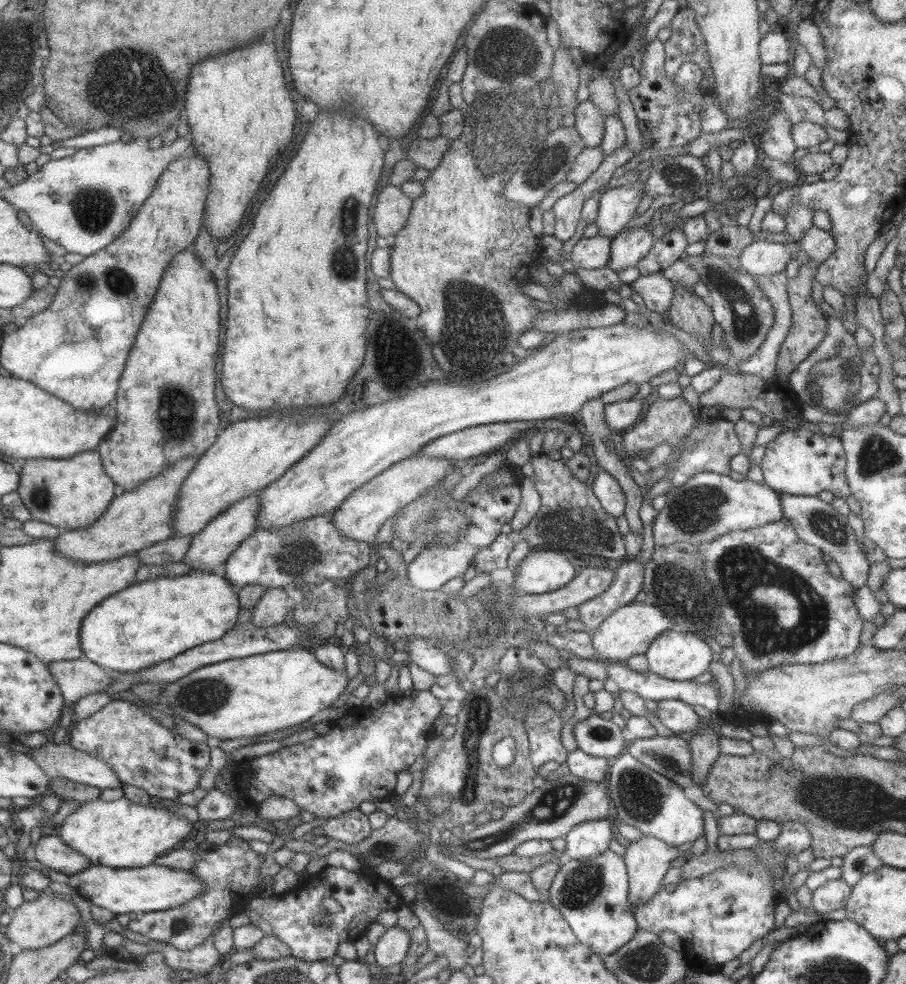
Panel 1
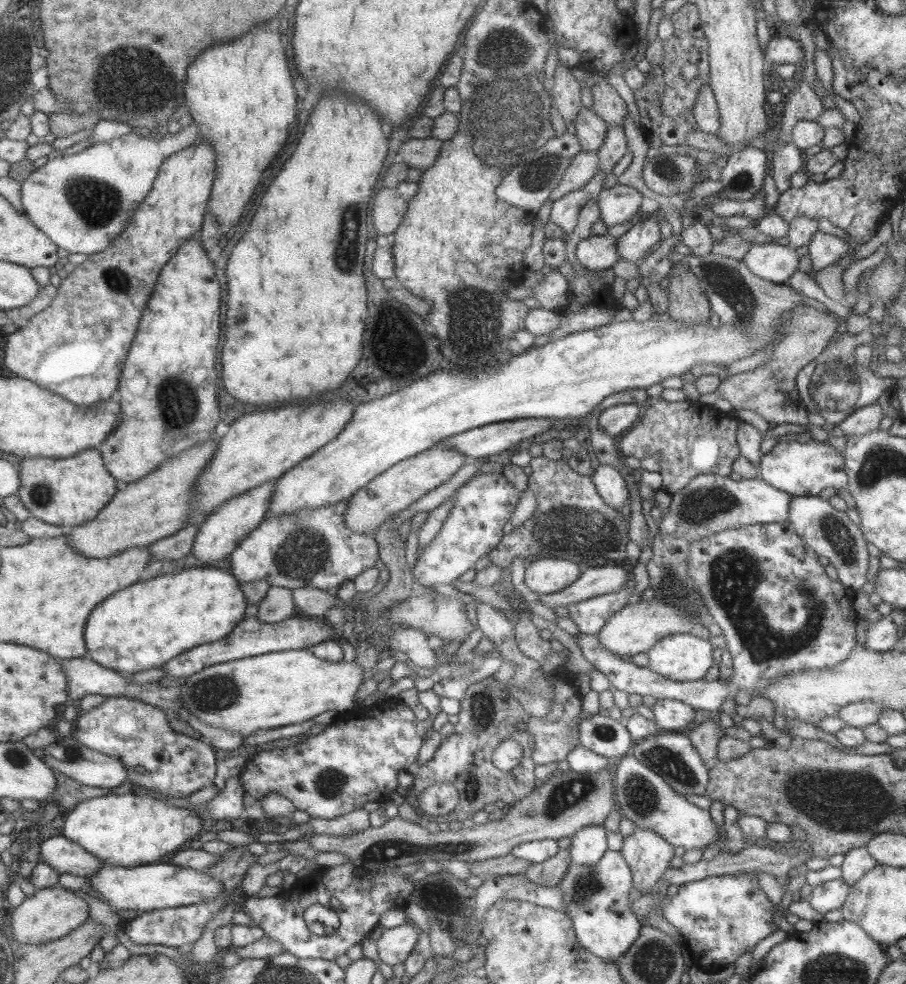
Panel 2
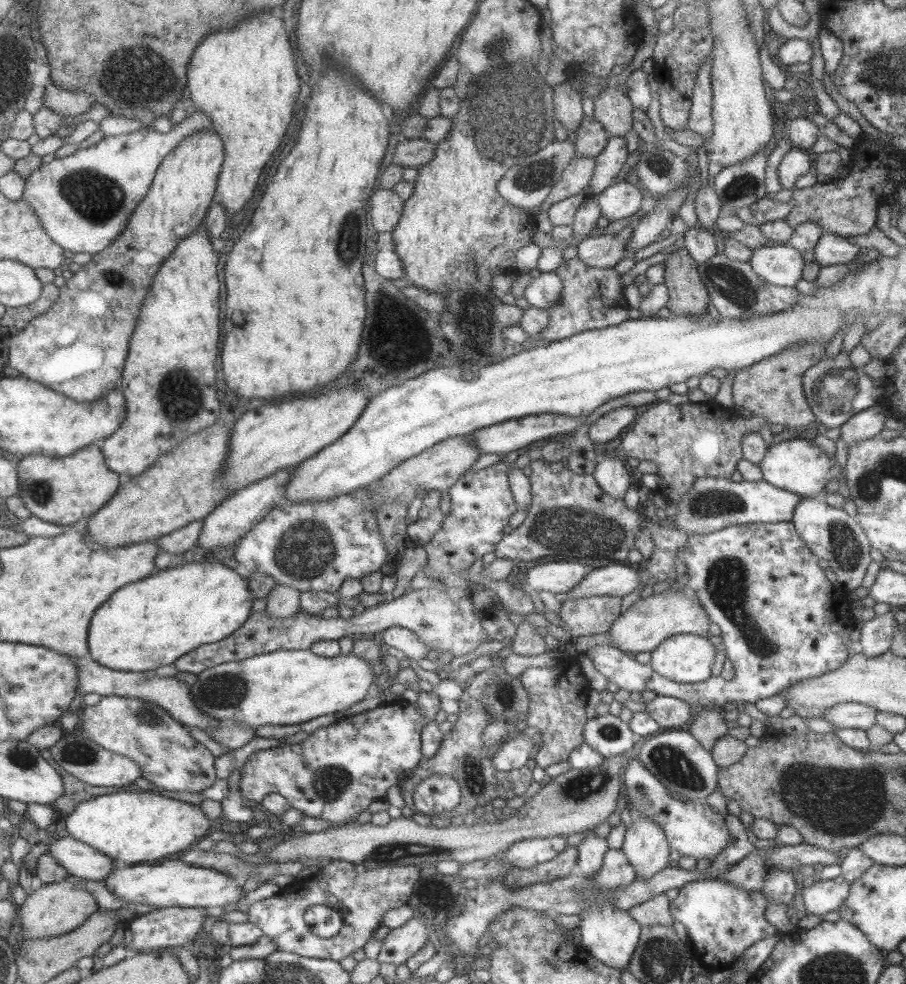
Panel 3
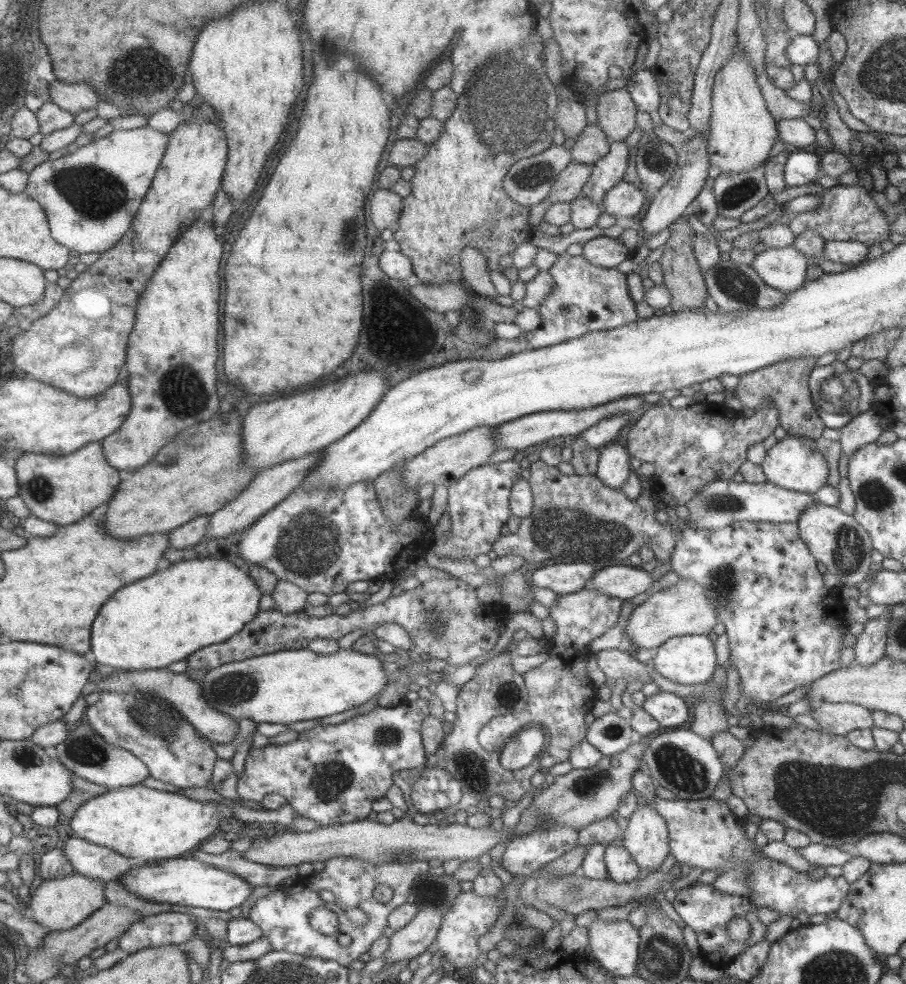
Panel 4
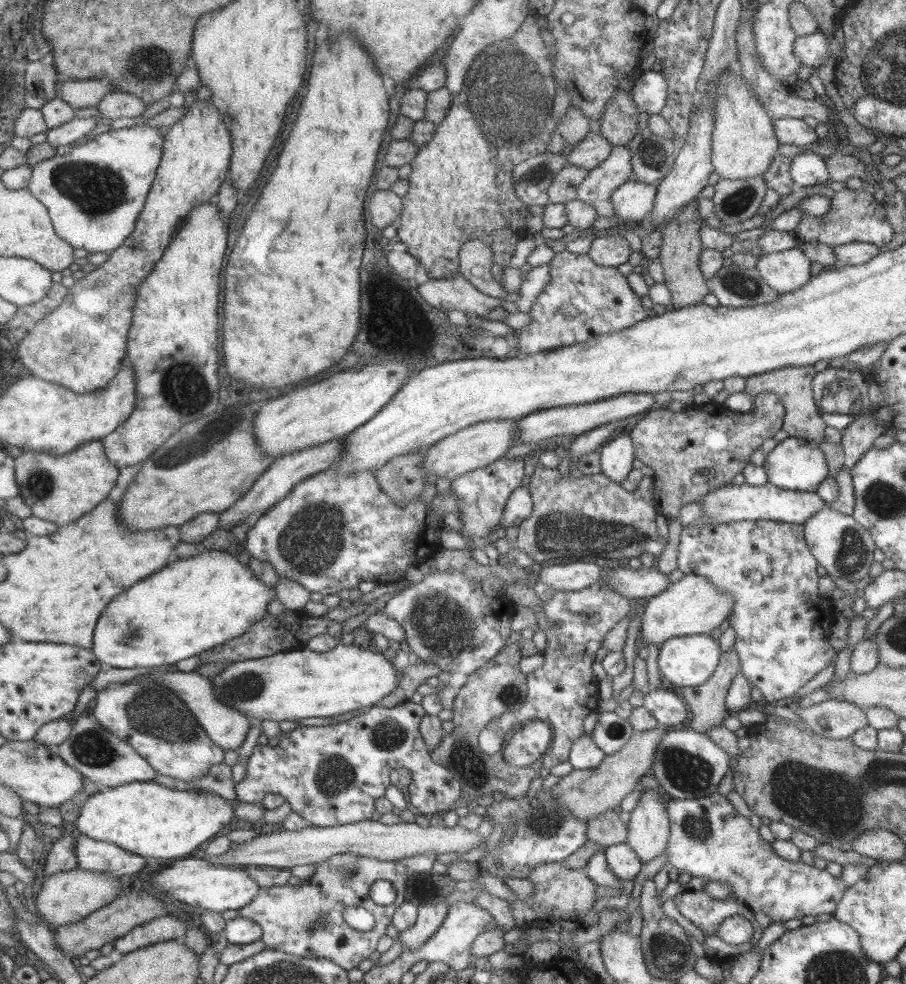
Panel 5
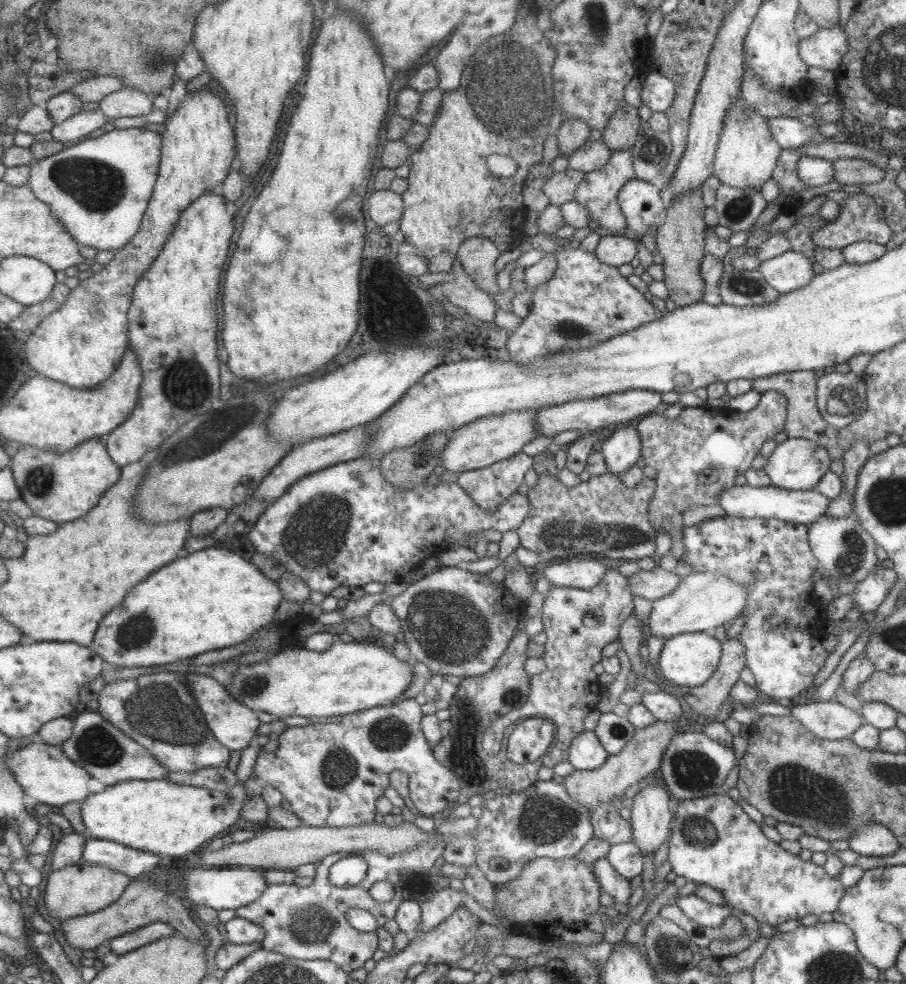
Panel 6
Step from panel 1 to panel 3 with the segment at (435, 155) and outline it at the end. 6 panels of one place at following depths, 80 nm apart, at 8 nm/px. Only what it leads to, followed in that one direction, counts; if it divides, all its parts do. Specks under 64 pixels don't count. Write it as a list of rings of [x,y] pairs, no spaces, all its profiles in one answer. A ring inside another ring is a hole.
[[[423,138],[399,140],[393,149],[393,160],[407,168],[419,168],[433,156],[436,144]]]

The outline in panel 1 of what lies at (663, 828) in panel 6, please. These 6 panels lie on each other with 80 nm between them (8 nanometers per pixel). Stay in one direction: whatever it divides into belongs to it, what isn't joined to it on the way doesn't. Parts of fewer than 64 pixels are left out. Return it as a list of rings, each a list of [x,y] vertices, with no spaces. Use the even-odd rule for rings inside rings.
[[[642,835],[641,838],[638,838],[638,840],[635,840],[634,842],[625,844],[625,846],[626,851],[622,857],[624,858],[627,871],[627,902],[631,906],[631,911],[633,911],[633,906],[650,900],[650,898],[662,888],[663,885],[661,880],[669,868],[669,862],[675,858],[679,858],[679,856],[687,859],[690,850],[687,850],[686,852],[679,851],[677,847],[669,846],[662,840],[645,835]]]

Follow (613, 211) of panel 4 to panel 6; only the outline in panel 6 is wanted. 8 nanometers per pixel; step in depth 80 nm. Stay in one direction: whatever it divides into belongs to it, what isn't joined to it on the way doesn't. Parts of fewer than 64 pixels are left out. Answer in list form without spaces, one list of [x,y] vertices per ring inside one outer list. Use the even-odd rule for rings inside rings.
[[[639,179],[628,180],[616,194],[616,201],[626,226],[642,234],[649,228],[661,226],[666,215],[666,202],[653,184]]]

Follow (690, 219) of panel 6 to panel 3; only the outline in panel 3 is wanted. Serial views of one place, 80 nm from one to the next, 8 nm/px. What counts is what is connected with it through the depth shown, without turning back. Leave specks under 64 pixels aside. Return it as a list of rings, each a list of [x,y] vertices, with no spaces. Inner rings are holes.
[[[684,246],[673,253],[667,254],[664,260],[663,284],[667,288],[668,299],[664,306],[664,313],[677,316],[703,316],[707,313],[709,295],[696,269],[696,262],[688,255]]]

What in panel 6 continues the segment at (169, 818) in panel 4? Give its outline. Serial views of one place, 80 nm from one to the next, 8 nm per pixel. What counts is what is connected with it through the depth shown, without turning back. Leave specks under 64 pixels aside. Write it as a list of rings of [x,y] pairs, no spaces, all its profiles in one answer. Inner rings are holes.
[[[127,780],[105,788],[100,793],[91,793],[85,802],[82,802],[82,815],[85,826],[96,839],[111,840],[130,846],[137,850],[152,852],[163,856],[185,856],[195,852],[207,840],[224,836],[227,827],[231,827],[239,816],[241,804],[245,798],[247,788],[244,782],[232,781],[228,793],[220,790],[193,787],[177,784],[171,780]]]

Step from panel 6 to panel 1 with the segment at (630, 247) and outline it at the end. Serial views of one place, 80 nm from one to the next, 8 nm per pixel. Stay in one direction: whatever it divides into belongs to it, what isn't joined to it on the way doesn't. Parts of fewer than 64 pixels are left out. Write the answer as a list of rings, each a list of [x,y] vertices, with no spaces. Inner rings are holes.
[[[596,235],[590,238],[581,237],[570,251],[570,263],[574,268],[601,268],[609,260],[611,237]]]

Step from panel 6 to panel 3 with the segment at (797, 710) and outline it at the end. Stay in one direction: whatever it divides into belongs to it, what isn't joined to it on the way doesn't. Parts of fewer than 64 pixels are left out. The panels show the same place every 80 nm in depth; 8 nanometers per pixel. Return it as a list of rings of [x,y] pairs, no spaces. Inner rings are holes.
[[[841,703],[827,709],[821,717],[836,729],[856,728],[865,730],[875,724],[875,709],[859,703]]]

